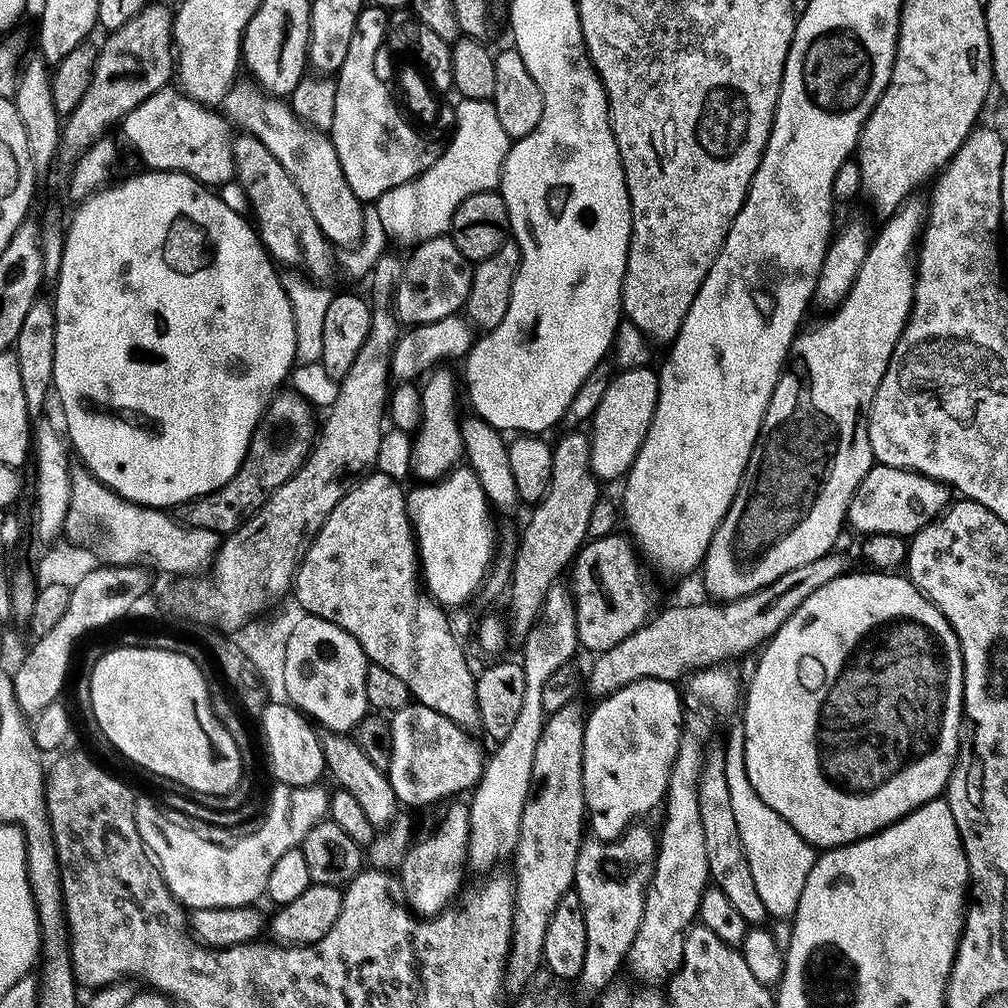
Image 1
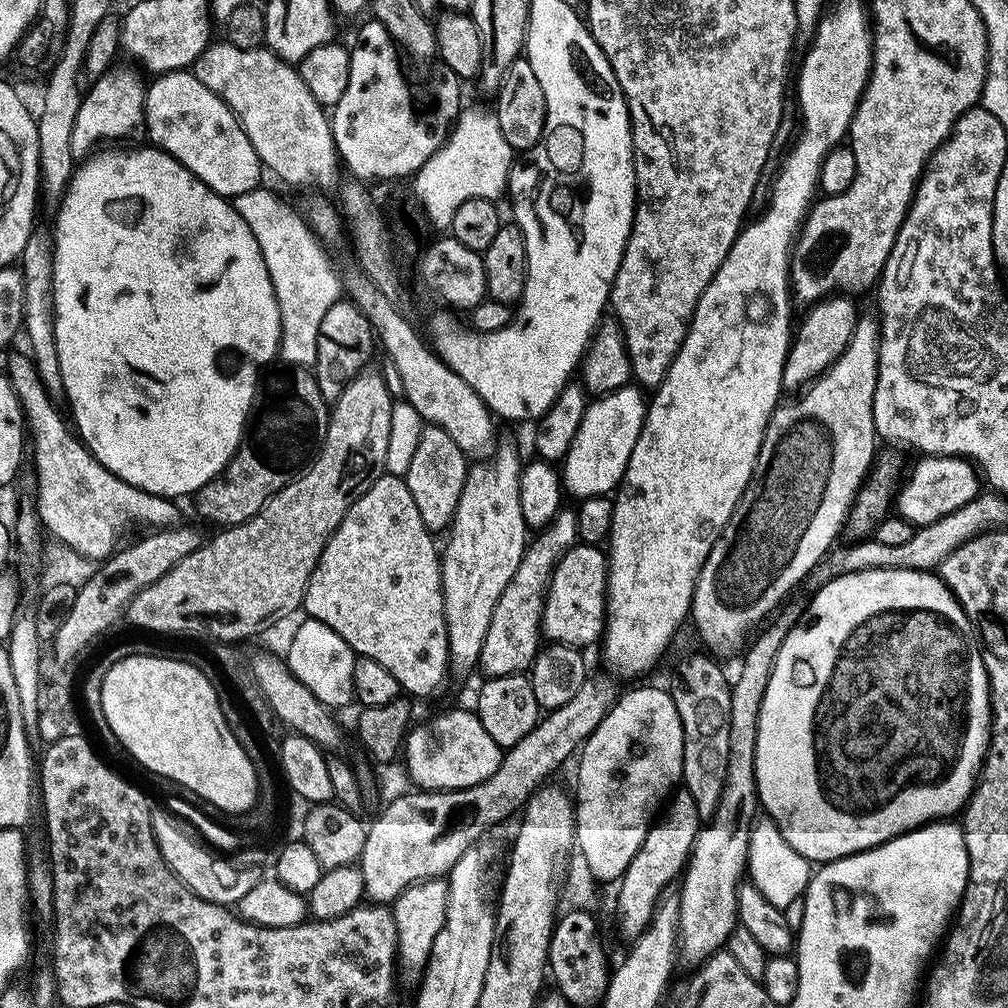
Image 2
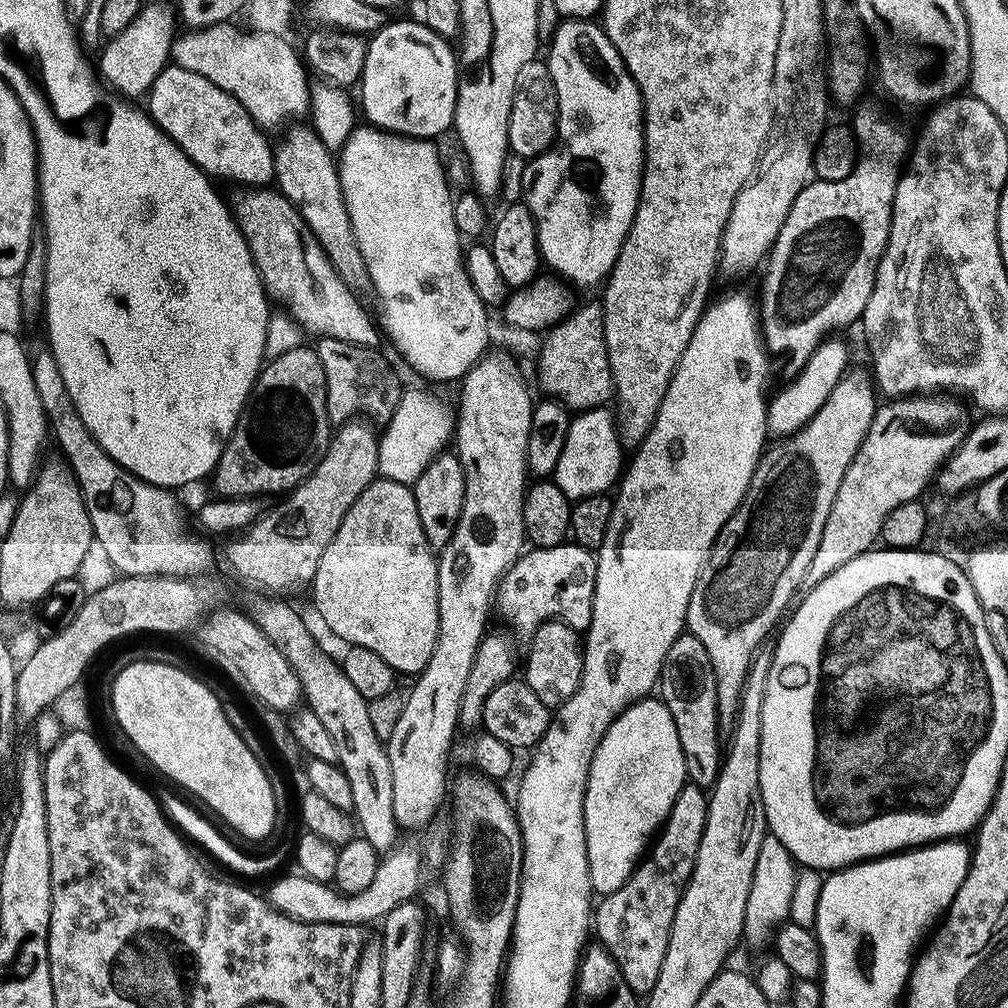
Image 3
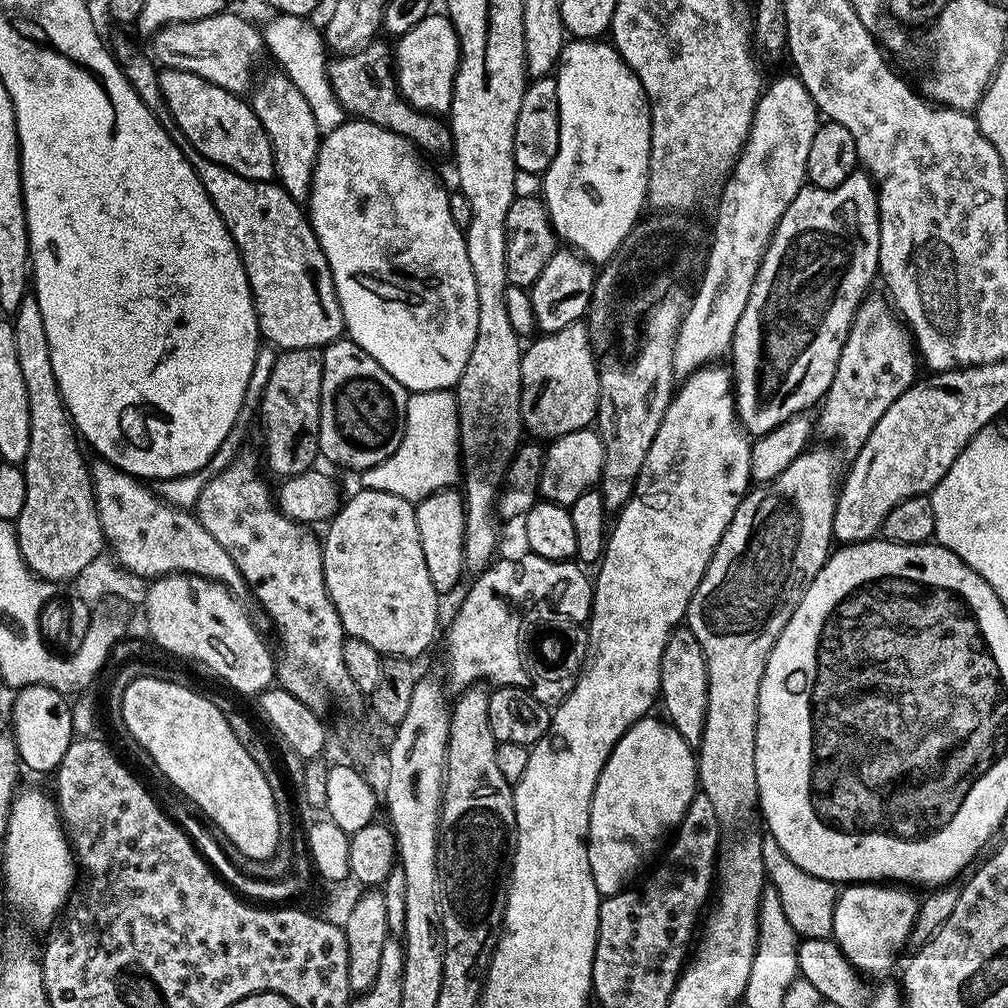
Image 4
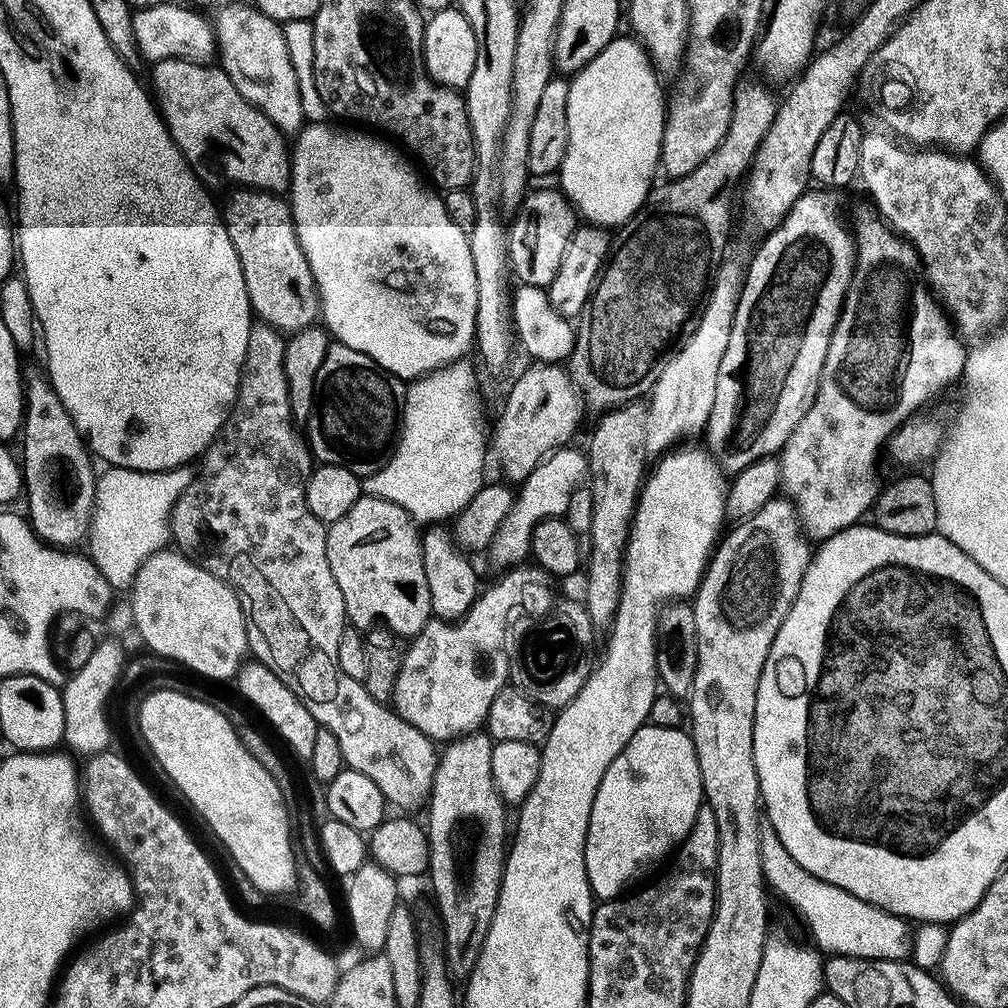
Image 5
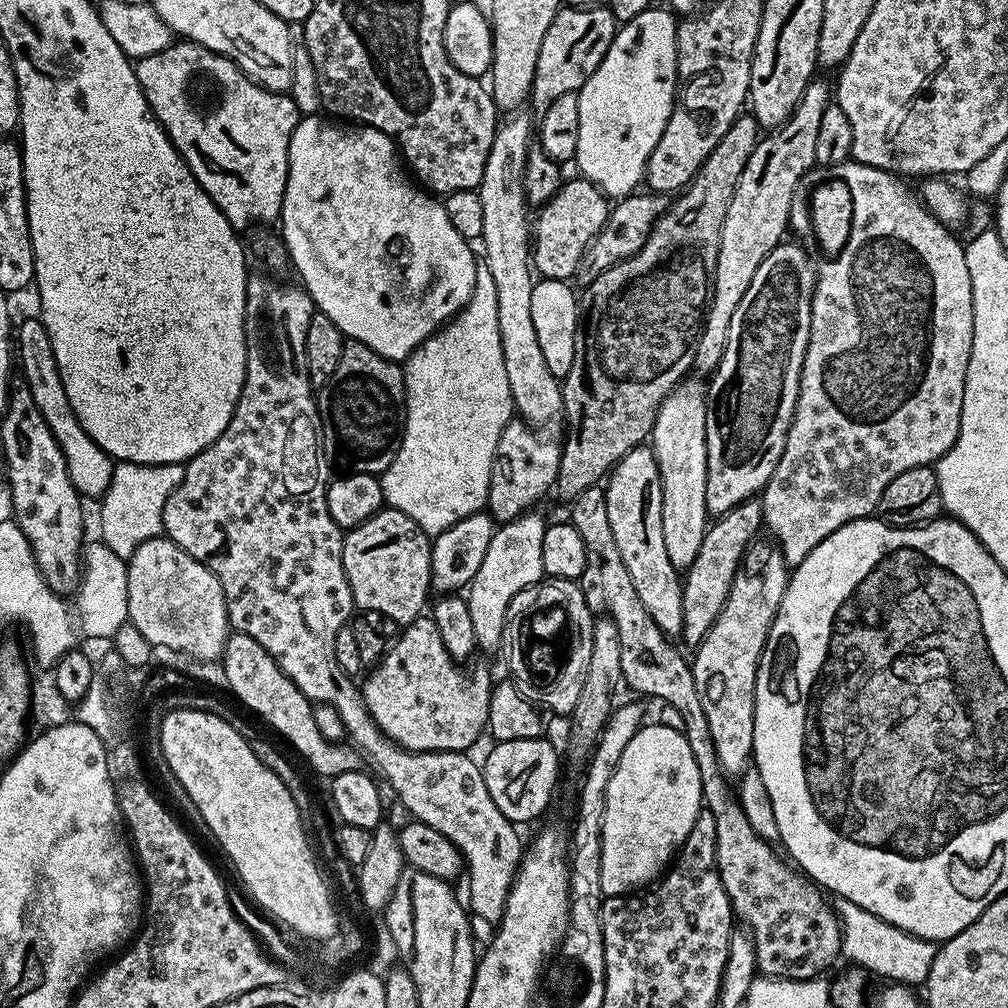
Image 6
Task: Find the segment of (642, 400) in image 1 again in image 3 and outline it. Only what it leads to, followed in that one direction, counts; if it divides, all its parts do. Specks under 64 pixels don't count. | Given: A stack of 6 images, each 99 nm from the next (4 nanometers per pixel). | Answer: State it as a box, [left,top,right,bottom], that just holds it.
[552,406,622,502]

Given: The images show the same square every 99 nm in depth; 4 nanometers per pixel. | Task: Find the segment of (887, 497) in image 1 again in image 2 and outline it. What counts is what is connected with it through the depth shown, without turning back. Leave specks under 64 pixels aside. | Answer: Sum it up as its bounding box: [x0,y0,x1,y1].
[894,456,982,526]

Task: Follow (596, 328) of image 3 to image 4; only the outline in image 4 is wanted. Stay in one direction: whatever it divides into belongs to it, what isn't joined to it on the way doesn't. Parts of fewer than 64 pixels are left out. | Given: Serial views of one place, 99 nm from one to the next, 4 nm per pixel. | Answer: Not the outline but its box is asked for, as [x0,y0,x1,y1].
[520,319,600,442]

